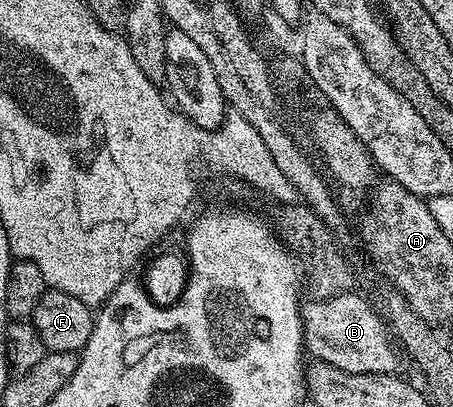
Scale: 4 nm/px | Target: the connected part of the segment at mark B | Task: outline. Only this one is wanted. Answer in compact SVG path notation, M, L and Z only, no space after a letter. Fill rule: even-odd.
M349 292L346 294L339 294L333 298L308 300L303 303L302 317L304 319L304 349L313 359L315 359L315 361L325 362L334 368L342 368L342 372L354 372L355 374L396 374L397 371L399 371L398 368L400 366L400 358L396 355L396 348L398 352L397 343L394 341L393 335L389 332L389 329L386 327L381 315L374 309L373 303L371 306L362 295L356 293L357 292Z

